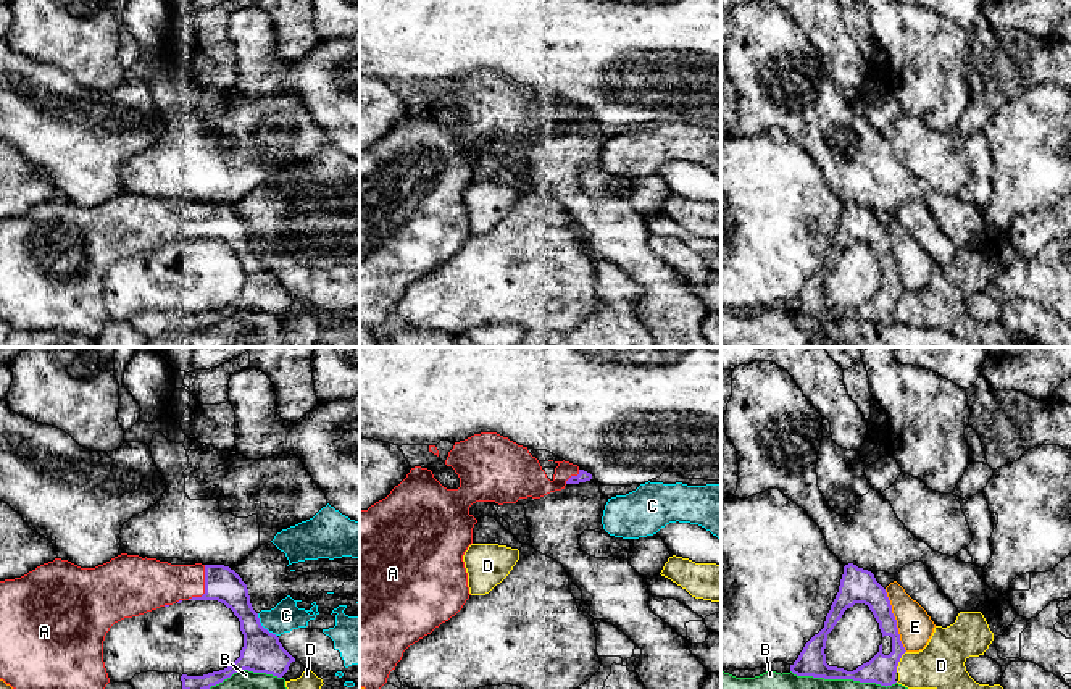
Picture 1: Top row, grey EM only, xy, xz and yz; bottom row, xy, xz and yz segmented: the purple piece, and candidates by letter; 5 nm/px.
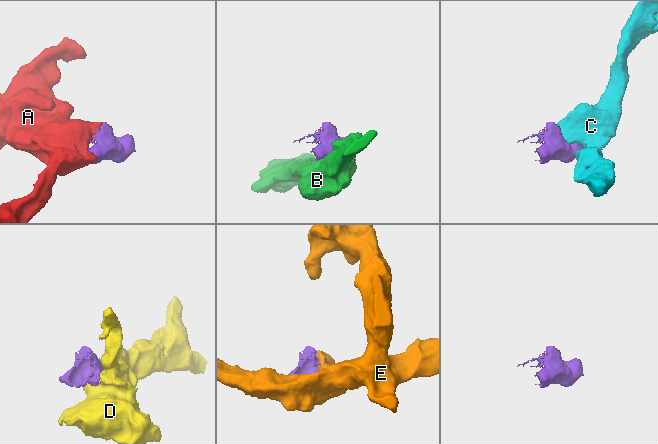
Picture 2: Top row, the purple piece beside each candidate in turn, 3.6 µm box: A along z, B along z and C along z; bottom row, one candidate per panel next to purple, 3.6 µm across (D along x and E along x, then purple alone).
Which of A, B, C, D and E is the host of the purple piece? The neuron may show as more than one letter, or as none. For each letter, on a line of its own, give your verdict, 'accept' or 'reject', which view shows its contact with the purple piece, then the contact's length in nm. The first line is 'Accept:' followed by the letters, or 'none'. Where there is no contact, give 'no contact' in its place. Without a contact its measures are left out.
Accept: A
A: accept; meets purple in xy; contact 200 nm long
B: reject; meets purple in yz; contact 550 nm long
C: reject; meets purple in xy; contact 160 nm long
D: reject; meets purple in yz; contact 120 nm long
E: reject; meets purple in yz; contact 340 nm long

